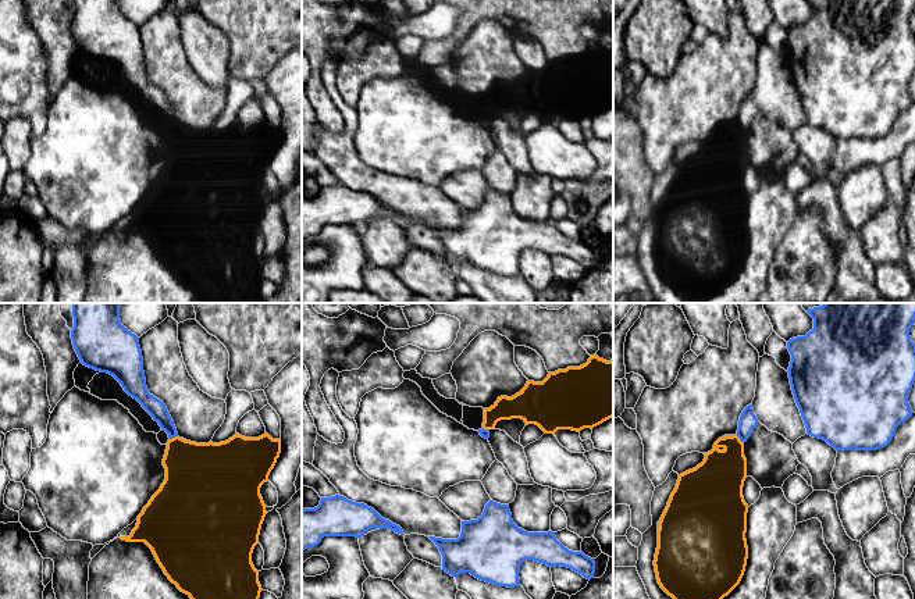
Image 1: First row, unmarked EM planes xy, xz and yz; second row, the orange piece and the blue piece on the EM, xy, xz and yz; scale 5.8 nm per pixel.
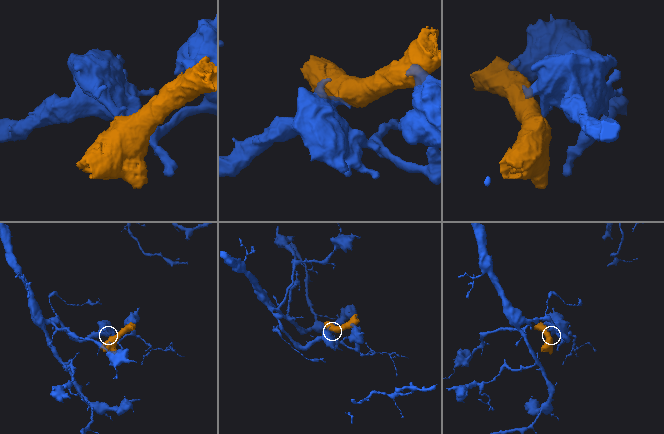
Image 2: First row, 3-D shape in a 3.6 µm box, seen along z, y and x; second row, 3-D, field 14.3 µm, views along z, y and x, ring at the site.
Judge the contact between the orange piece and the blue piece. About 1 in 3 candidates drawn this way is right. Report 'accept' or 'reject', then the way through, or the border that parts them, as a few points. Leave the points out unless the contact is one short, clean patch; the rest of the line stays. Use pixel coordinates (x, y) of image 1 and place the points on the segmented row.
reject | along yz (736, 435), (743, 442)

